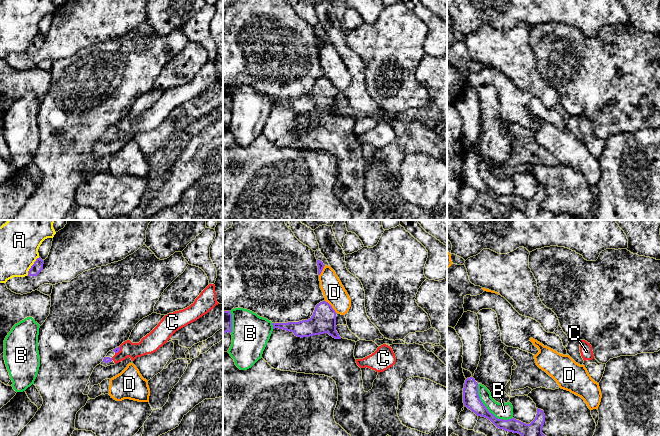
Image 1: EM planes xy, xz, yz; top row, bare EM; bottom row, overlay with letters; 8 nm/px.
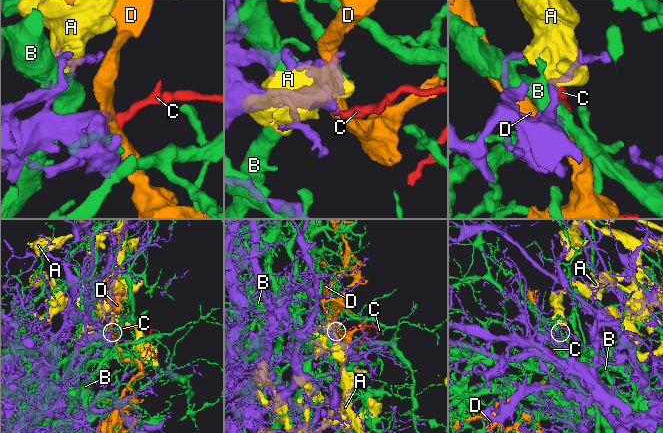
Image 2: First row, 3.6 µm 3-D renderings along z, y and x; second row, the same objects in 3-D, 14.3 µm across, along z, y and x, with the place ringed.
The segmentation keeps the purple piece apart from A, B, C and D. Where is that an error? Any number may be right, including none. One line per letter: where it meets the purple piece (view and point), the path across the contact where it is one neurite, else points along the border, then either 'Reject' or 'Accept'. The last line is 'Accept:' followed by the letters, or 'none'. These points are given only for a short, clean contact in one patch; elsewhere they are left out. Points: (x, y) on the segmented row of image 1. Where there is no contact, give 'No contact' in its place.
A: Touches purple at xy (32, 265). Reject
B: Touches purple at yz (487, 409). Reject
C: Touches purple at xy (118, 351). Path across: xy (116, 350), (118, 351), (141, 349), (148, 344). Accept
D: Touches purple at xz (331, 306). Reject
Accept: C

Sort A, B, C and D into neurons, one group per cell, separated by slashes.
A / B / C / D

